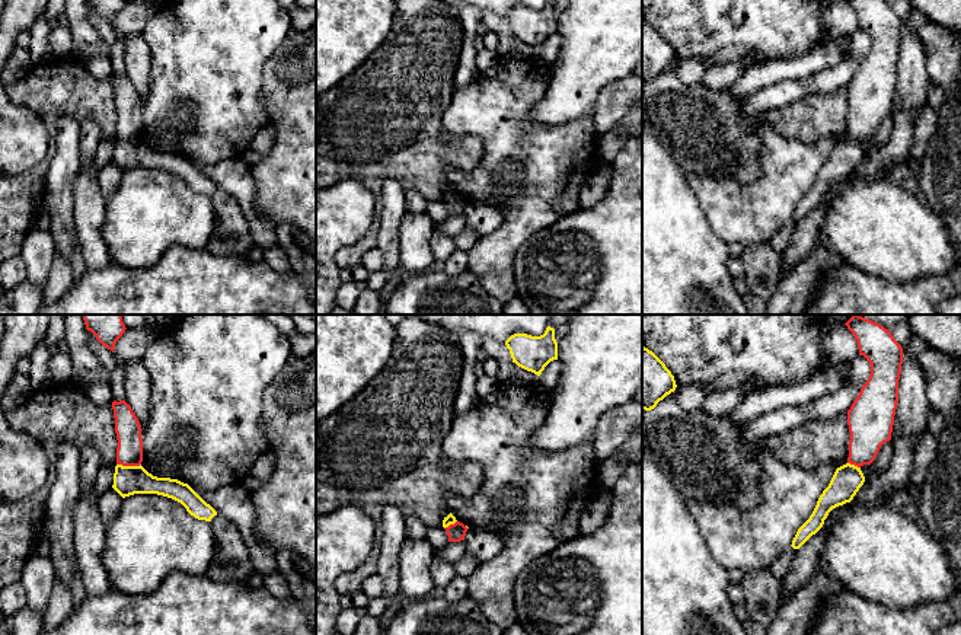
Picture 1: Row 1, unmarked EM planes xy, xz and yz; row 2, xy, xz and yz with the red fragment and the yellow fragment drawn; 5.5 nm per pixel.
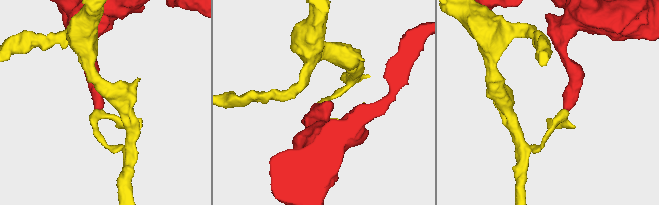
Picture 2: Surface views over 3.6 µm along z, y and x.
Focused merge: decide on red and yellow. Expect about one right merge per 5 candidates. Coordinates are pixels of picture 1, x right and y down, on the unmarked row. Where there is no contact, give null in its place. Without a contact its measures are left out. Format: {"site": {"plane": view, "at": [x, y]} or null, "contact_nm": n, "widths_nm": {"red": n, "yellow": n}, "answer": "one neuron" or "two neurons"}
{"site": {"plane": "xy", "at": [128, 139]}, "contact_nm": 140, "widths_nm": {"red": 140, "yellow": 160}, "answer": "two neurons"}

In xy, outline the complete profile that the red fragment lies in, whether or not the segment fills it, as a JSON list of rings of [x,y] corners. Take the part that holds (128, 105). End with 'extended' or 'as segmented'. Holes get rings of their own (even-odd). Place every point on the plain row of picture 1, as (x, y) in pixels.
[[[125,74],[112,76],[118,114],[116,138],[140,140],[143,135],[141,99]]]; as segmented

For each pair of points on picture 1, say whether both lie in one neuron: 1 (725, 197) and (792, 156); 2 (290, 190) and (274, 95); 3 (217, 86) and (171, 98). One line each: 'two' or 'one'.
1: one
2: one
3: one

